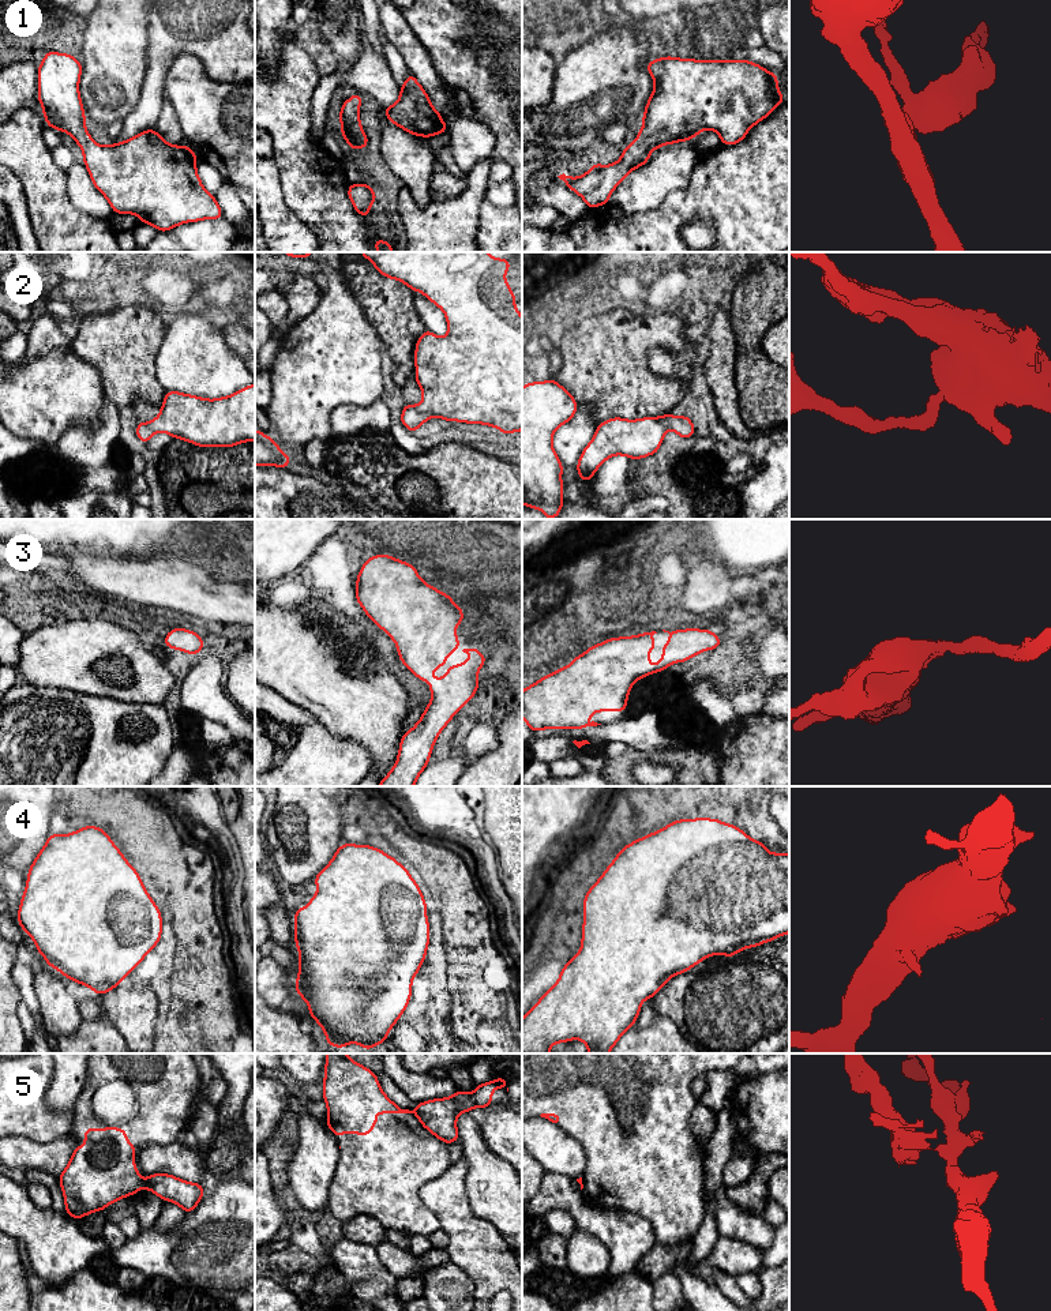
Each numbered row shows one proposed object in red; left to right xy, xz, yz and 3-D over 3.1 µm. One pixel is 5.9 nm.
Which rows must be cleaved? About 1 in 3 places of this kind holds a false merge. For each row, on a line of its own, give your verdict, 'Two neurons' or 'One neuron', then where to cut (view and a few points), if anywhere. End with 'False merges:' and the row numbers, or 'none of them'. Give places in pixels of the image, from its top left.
1: One neuron. No split
2: One neuron. No split
3: One neuron. No split
4: One neuron. No split
5: Two neurons. Split along xy (145, 1182), (149, 1189)
False merges: 5

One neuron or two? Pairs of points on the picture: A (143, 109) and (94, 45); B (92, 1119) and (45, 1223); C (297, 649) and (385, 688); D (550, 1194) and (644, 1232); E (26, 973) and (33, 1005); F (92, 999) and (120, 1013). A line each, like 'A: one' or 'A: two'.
A: two
B: two
C: one
D: one
E: one
F: two

